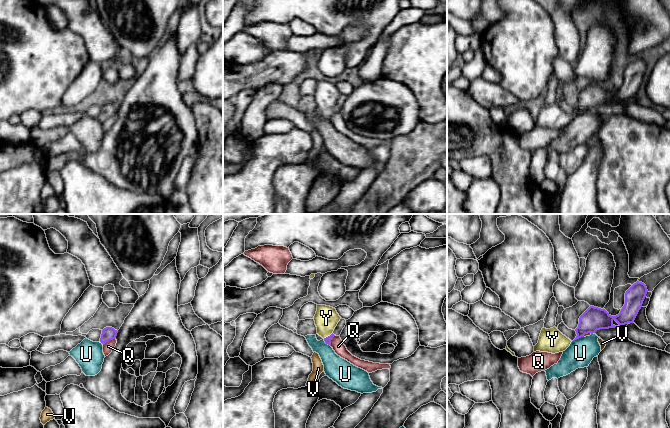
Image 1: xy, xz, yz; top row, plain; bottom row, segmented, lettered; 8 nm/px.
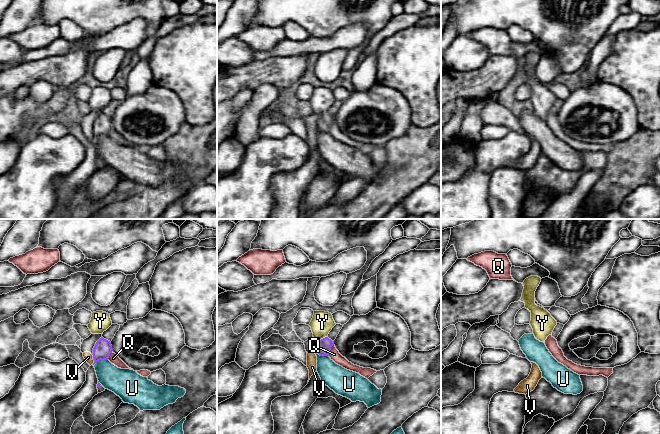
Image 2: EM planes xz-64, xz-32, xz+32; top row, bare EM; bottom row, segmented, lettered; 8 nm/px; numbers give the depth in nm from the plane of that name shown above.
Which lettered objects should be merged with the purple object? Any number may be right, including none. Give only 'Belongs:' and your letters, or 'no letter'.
Belongs: Y

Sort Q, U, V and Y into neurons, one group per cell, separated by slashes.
Q / U / V / Y

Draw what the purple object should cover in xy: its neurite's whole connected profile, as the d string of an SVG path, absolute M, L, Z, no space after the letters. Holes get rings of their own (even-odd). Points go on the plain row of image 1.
M106 103L102 106L102 110L101 110L101 114L100 114L100 118L106 119L110 116L113 116L116 114L118 107L115 106L112 103Z

